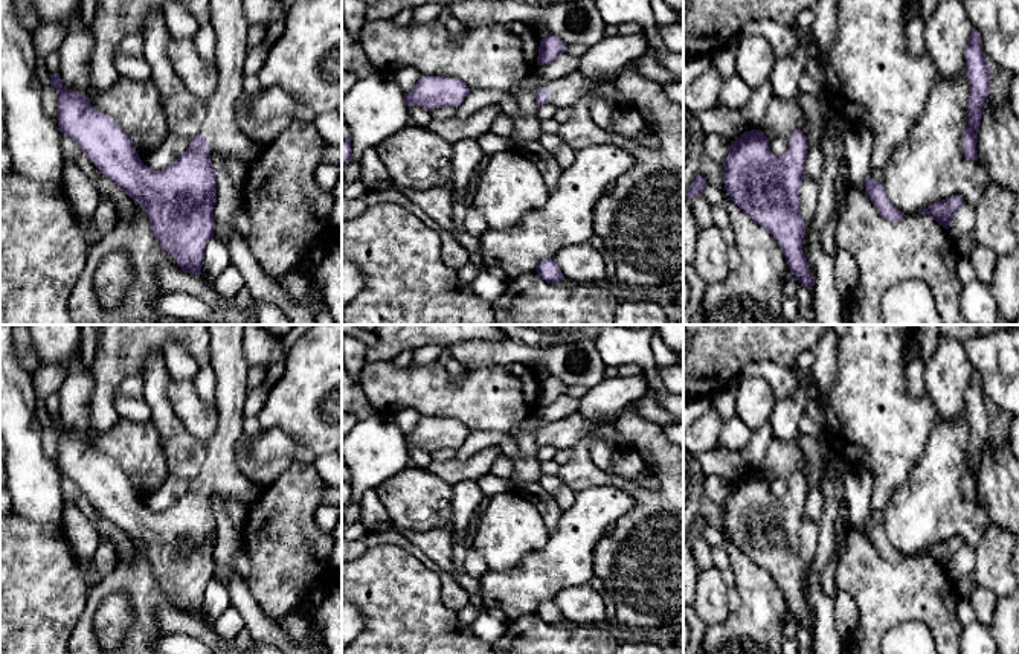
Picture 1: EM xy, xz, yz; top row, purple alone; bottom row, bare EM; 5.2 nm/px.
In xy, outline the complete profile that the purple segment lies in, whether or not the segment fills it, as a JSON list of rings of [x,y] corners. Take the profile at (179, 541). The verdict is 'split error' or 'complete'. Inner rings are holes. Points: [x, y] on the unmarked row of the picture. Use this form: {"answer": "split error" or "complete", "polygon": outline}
{"answer": "split error", "polygon": [[[207,325],[209,366],[215,372],[217,436],[206,445],[206,459],[200,474],[192,479],[189,489],[163,512],[153,512],[140,502],[130,477],[111,457],[93,450],[88,439],[67,431],[61,425],[59,415],[50,416],[50,425],[59,436],[59,473],[72,479],[105,518],[145,550],[157,584],[175,601],[182,613],[189,616],[201,616],[206,585],[214,579],[215,572],[217,514],[211,495],[230,497],[249,508],[265,492],[265,486],[244,476],[235,460],[236,442],[244,434],[249,370],[243,352],[243,331],[244,325]]]}

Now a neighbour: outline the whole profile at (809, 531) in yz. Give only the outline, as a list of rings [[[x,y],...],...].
[[[804,518],[799,527],[799,555],[805,567],[815,561],[818,552],[818,535],[819,521]]]

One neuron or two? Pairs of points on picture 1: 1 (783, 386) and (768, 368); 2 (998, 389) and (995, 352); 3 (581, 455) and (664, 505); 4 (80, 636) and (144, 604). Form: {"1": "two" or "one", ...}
{"1": "one", "2": "one", "3": "one", "4": "one"}

